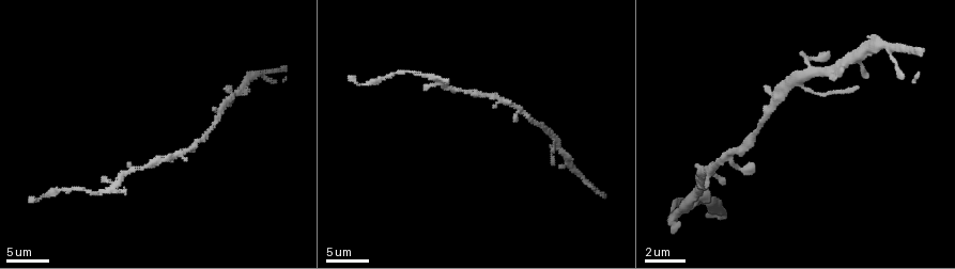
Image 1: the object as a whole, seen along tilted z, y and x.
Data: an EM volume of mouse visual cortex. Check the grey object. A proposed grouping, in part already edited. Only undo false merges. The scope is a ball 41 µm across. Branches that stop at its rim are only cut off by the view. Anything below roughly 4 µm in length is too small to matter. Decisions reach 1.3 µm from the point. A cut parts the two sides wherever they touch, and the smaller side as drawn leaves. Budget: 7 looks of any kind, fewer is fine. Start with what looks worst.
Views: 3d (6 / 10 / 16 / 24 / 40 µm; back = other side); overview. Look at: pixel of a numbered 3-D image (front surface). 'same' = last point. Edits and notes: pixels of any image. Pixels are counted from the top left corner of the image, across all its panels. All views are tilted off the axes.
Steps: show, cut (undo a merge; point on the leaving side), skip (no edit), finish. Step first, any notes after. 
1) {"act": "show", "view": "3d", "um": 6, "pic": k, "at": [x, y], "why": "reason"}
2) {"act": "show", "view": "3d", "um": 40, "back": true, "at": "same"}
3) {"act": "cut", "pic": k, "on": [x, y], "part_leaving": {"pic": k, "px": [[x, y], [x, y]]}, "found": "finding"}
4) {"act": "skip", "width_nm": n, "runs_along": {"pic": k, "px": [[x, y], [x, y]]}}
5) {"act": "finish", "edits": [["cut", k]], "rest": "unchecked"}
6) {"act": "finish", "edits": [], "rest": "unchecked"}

{"act": "show", "view": "3d", "um": 10, "pic": 1, "at": [176, 156], "why": "four arms meet"}

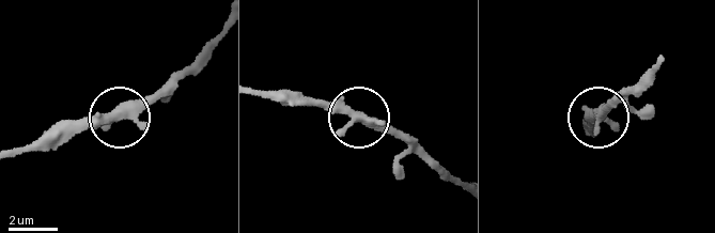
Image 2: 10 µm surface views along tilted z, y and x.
{"act": "show", "view": "3d", "um": 6, "pic": 2, "at": [355, 114], "why": "closer look"}

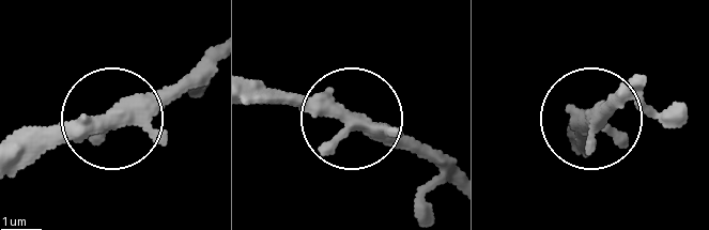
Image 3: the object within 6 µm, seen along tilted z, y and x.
{"act": "skip", "side_arm_um": 22, "arms": 4, "found": "one cell here"}

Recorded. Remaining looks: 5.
{"act": "show", "view": "3d", "um": 6, "pic": 1, "at": [454, 88], "why": "thick turns thin"}

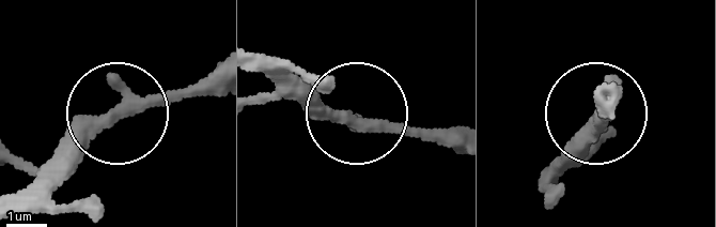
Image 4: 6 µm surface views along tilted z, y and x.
{"act": "skip", "runs_along": {"pic": 4, "px": [[454, 145], [357, 122], [265, 63]]}, "found": "continuous, no second cell"}

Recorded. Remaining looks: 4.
{"act": "show", "view": "3d", "um": 10, "pic": 1, "at": [562, 150], "why": "narrows sharply"}

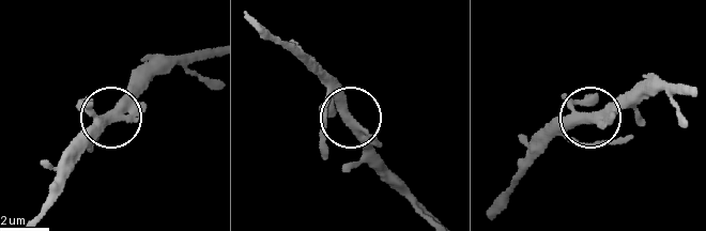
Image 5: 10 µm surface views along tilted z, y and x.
{"act": "show", "view": "3d", "um": 6, "pic": 5, "at": [596, 117], "why": "zoom in"}

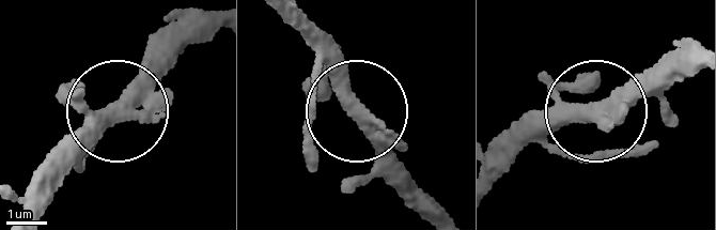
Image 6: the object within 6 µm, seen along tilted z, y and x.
{"act": "skip", "runs_along": {"pic": 6, "px": [[28, 211], [191, 29]]}, "found": "continuous, no second cell"}

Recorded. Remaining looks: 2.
{"act": "show", "view": "3d", "um": 10, "pic": 1, "at": [383, 78], "why": "thick turns thin"}

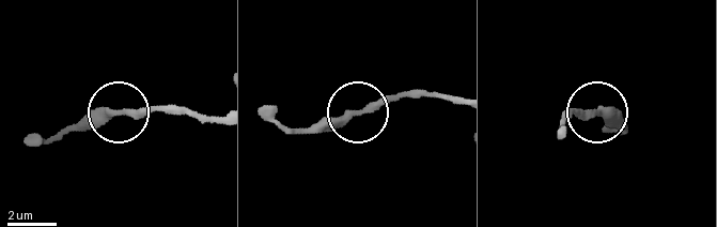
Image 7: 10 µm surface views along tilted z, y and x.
{"act": "show", "view": "3d", "um": 10, "back": true, "pic": 7, "at": [598, 114]}

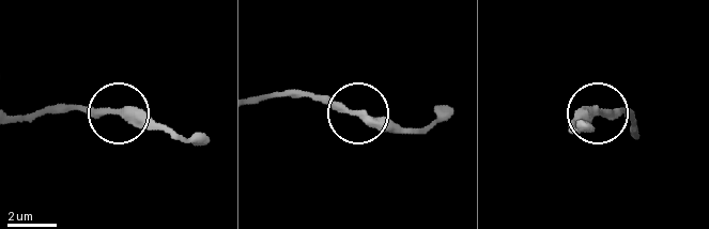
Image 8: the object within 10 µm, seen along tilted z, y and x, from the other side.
{"act": "skip", "runs_along": {"pic": 8, "px": [[259, 95], [306, 92], [425, 131]]}, "found": "all the same cell"}

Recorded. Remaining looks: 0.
{"act": "finish", "edits": [], "rest": "unchecked"}

